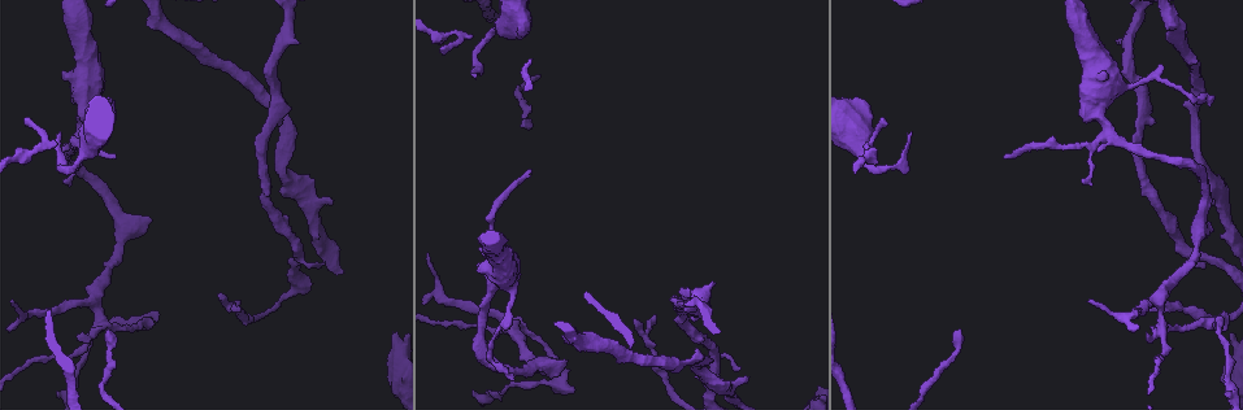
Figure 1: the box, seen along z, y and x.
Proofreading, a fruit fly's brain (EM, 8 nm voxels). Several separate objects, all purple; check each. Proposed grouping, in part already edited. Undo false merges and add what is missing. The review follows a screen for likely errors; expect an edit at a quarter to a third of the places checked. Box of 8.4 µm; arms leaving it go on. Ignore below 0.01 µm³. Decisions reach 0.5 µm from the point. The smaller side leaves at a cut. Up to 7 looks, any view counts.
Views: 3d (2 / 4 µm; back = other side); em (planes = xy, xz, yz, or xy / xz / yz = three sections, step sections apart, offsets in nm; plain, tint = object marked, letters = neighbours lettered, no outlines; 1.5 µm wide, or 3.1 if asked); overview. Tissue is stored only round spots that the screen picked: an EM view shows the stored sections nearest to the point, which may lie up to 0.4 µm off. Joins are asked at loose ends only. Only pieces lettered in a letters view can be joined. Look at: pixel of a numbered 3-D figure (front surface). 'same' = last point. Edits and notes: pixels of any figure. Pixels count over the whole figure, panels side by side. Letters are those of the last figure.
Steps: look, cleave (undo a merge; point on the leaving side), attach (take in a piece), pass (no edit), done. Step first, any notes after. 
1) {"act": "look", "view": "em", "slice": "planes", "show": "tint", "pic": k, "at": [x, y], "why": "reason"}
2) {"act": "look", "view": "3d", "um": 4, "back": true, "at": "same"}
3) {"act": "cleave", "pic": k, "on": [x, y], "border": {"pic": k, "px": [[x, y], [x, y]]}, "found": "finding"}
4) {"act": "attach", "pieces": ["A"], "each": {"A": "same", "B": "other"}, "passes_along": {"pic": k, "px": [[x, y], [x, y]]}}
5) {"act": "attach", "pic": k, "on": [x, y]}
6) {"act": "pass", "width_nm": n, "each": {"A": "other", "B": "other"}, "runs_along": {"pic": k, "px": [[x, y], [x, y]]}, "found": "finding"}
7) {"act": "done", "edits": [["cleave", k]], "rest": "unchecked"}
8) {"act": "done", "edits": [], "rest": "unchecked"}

{"act": "look", "view": "3d", "um": 4, "pic": 1, "at": [58, 133], "why": "free end"}

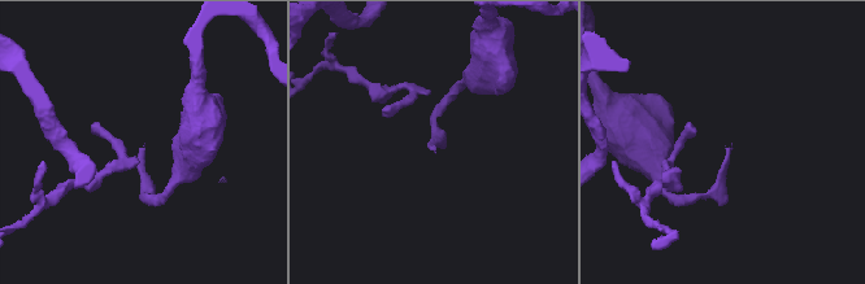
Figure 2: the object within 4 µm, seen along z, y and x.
{"act": "look", "view": "em", "slice": "planes", "show": "plain", "pic": 2, "at": [144, 146]}

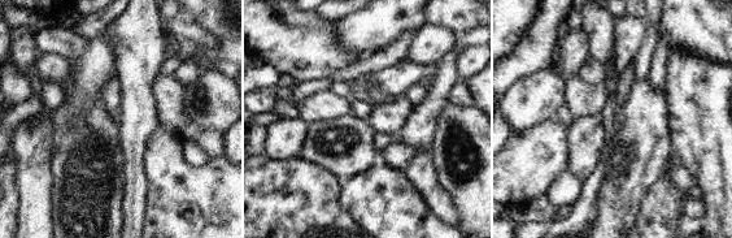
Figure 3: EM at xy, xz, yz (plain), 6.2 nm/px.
{"act": "look", "view": "em", "slice": "planes", "show": "letters", "at": "same"}

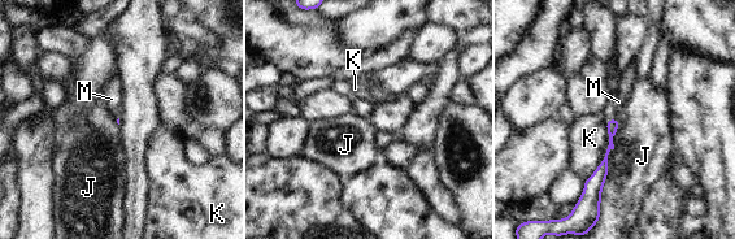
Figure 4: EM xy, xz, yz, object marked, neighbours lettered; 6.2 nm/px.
{"act": "attach", "pieces": ["M"], "each": {"J": "other", "K": "other", "M": "same"}, "passes_along": {"pic": 4, "px": [[612, 125], [612, 120], [618, 101]]}, "found": "the cell continues"}

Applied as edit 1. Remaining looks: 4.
{"act": "look", "view": "overview", "why": "redraw"}

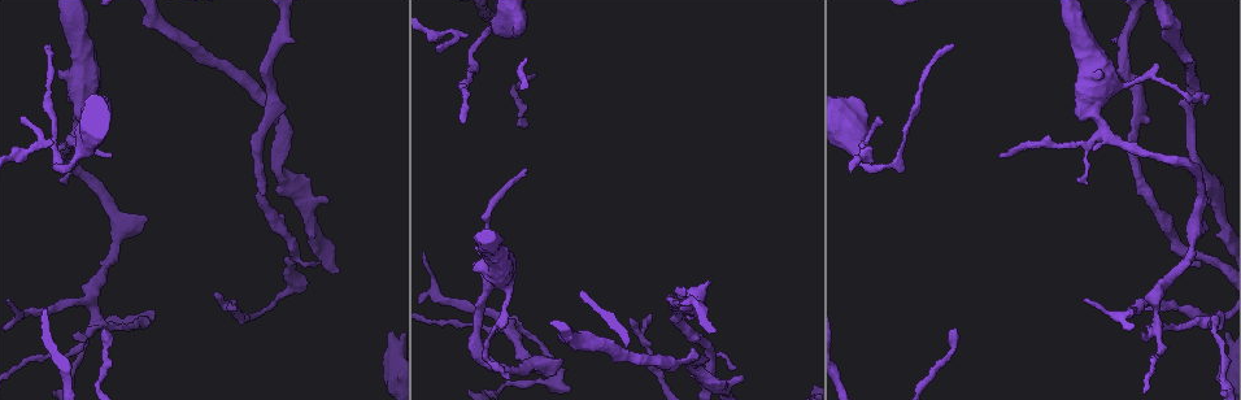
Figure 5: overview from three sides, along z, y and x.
{"act": "look", "view": "em", "slice": "planes", "show": "letters", "pic": 5, "at": [525, 171], "why": "free end"}

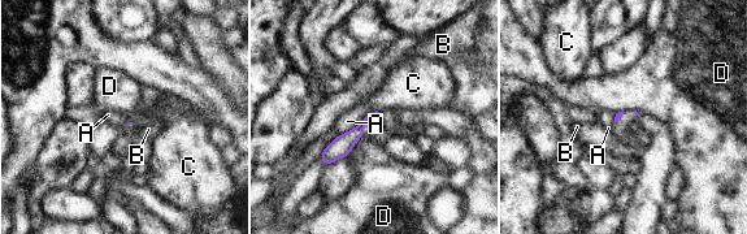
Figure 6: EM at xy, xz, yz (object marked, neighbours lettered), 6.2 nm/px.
{"act": "pass", "each": {"A": "other", "B": "other", "C": "other", "D": "other"}, "border": {"pic": 6, "px": [[364, 131], [347, 155]]}, "found": "no lettered piece goes on from it"}

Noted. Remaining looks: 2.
{"act": "done", "edits": [["attach", 4]], "rest": "unchecked"}

